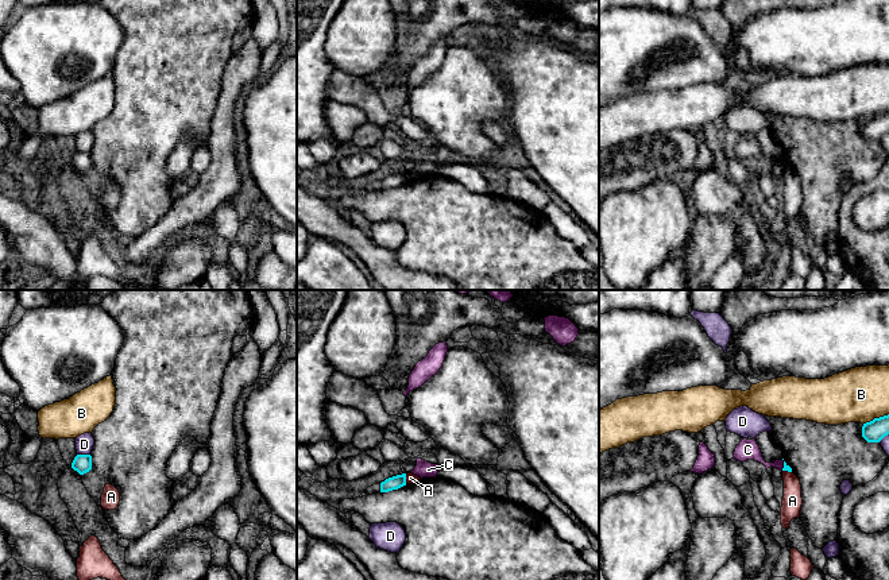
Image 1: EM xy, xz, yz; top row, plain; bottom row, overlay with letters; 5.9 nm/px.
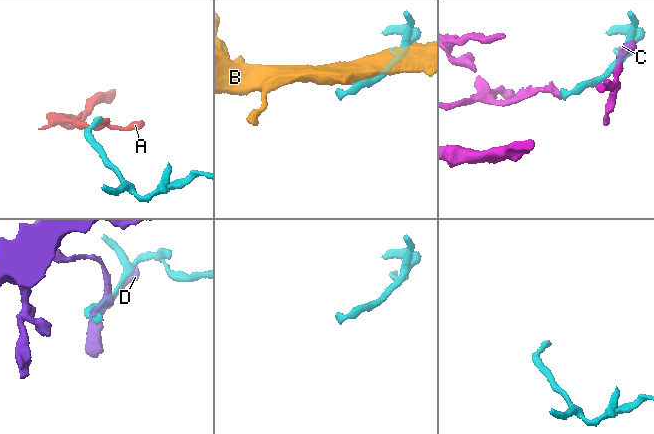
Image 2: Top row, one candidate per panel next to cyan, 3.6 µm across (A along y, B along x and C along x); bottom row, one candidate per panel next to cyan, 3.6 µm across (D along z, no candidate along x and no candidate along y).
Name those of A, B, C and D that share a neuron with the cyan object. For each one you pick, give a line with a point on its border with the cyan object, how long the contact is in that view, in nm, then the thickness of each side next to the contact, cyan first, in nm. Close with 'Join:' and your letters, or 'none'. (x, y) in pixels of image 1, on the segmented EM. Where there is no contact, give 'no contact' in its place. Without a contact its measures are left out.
Join: none

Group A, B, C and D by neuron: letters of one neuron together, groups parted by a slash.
A / B / C / D

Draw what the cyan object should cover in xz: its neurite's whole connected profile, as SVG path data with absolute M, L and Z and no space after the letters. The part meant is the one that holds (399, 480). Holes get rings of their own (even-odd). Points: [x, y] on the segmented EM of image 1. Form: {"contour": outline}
{"contour": "M406 473L397 475L380 483L380 492L389 492L406 486Z"}

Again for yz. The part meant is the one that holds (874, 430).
{"contour": "M889 414L863 424L862 437L867 442L880 442L889 434Z"}

